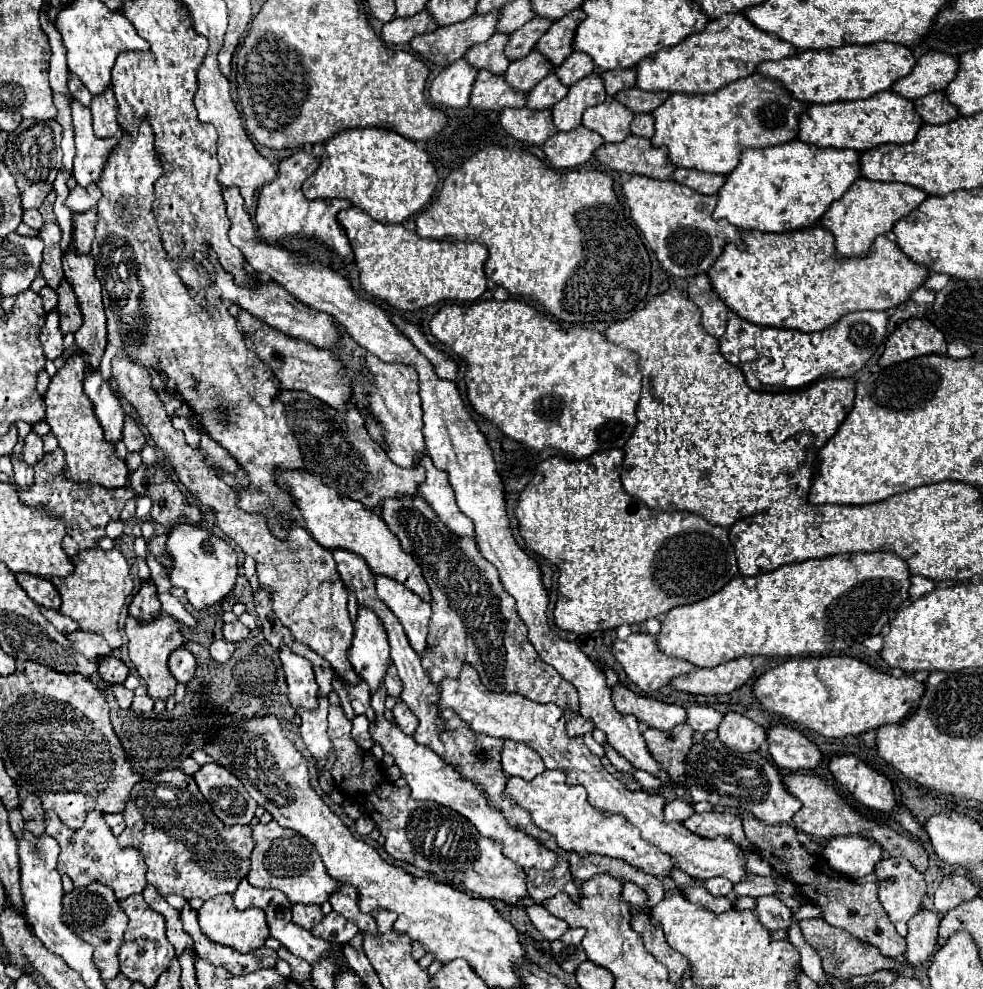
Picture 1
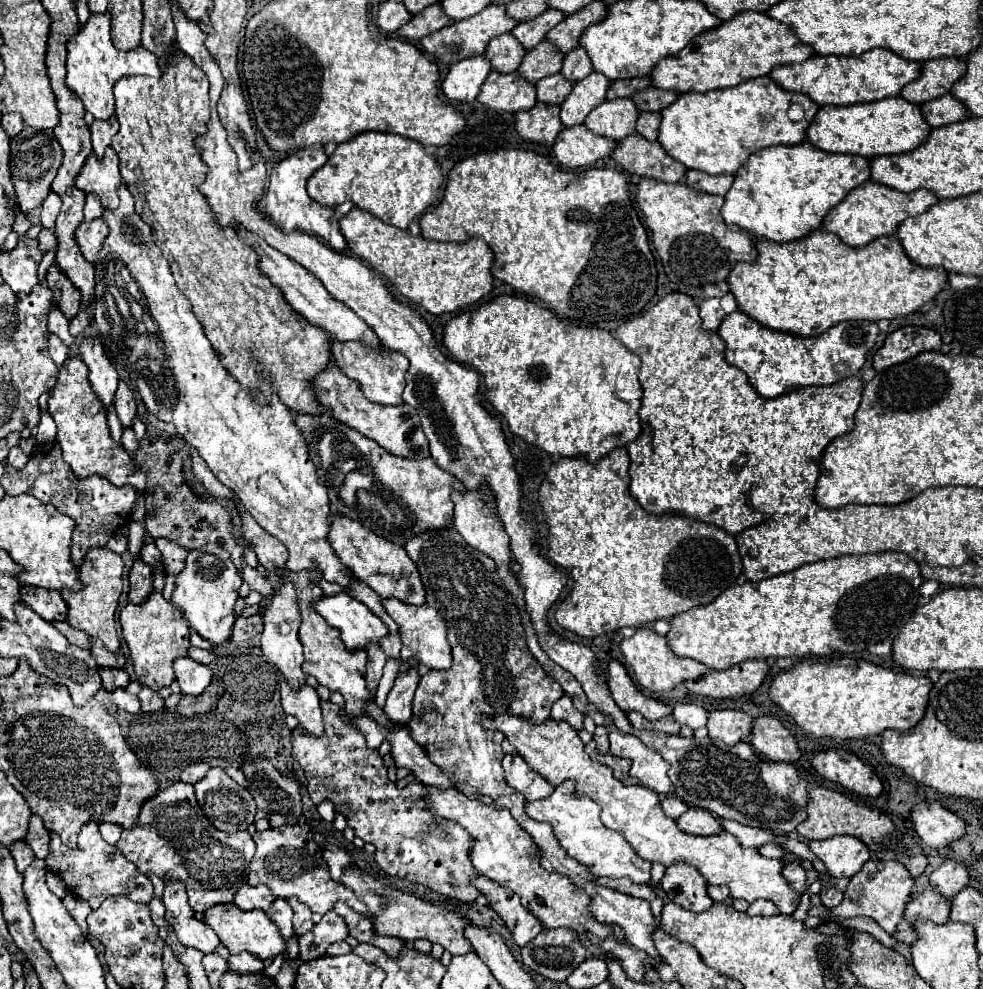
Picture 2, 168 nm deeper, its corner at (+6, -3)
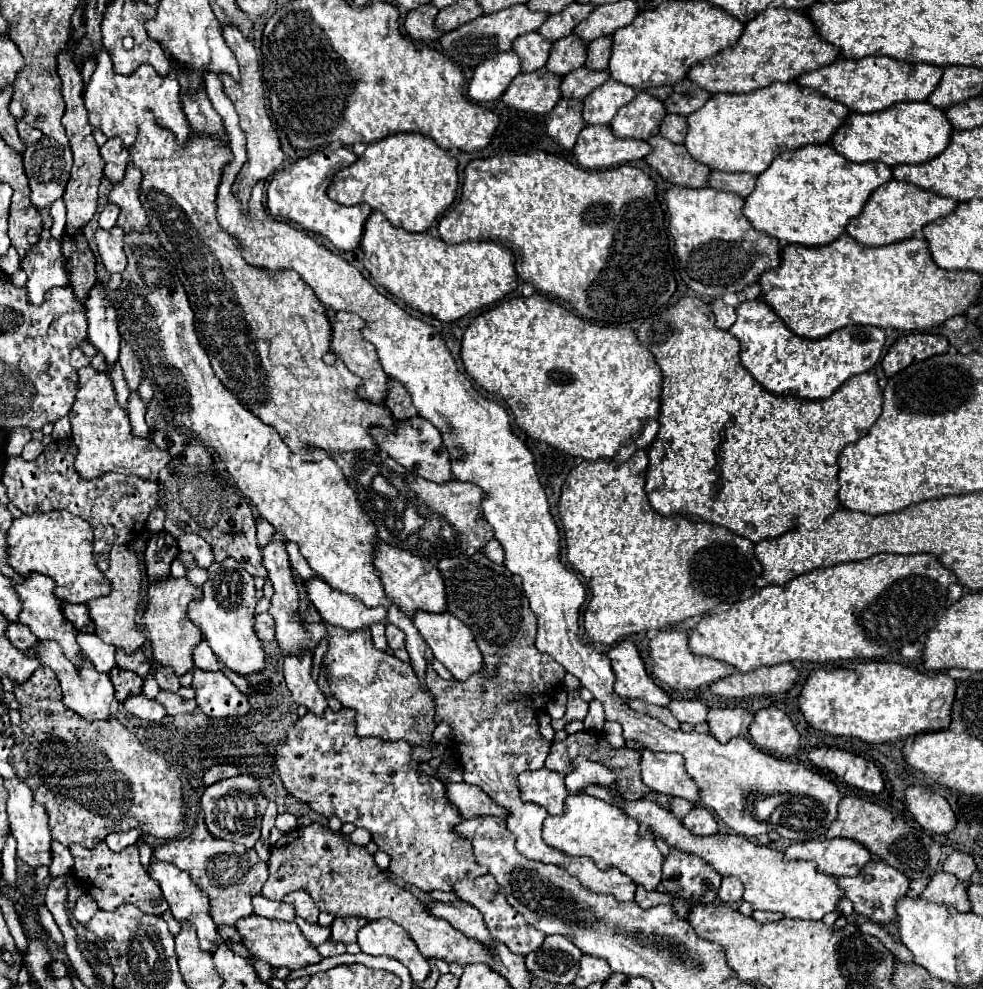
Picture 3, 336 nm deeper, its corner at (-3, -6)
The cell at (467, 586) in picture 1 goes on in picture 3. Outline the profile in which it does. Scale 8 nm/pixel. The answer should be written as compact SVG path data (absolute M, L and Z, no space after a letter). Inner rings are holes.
M484 552L466 558L442 558L436 568L444 578L448 612L470 626L484 656L484 668L472 674L466 682L444 680L432 666L428 666L426 672L426 686L434 698L436 726L446 722L452 728L452 740L460 754L464 782L478 786L498 802L498 806L508 810L504 822L516 836L516 848L522 856L562 866L586 888L600 894L612 894L618 902L634 901L636 884L620 870L600 870L590 862L590 858L570 858L544 844L542 822L548 812L534 802L520 800L518 796L516 776L524 770L542 768L548 756L550 742L546 742L538 730L540 712L548 706L550 692L558 688L566 674L552 656L544 656L534 644L536 618L530 610L520 578L514 576L512 584L510 570L506 570L504 564L494 564Z

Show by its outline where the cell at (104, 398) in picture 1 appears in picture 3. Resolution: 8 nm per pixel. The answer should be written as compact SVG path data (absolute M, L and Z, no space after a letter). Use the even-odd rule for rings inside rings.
M94 286L90 296L84 304L88 316L88 340L90 344L104 356L108 364L108 372L118 362L120 354L120 334L118 334L118 320L116 310L106 300L102 286Z

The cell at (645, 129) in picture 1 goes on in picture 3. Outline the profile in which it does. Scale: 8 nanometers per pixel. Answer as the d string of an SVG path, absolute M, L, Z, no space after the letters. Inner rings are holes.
M666 114L666 118L660 122L660 136L674 144L682 144L686 136L686 118L678 114Z

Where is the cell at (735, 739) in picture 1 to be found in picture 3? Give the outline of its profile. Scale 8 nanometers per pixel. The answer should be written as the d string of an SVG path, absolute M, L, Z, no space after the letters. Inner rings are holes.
M712 708L708 712L710 734L718 742L730 742L736 736L748 736L748 726L754 716L744 708Z

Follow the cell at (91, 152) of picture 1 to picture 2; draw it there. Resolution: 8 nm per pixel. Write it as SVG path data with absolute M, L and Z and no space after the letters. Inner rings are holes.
M109 147L103 161L99 161L95 155L91 155L81 169L81 175L77 177L77 187L85 193L95 193L105 209L117 209L119 197L117 187L121 185L121 173L119 173L119 159L117 153Z

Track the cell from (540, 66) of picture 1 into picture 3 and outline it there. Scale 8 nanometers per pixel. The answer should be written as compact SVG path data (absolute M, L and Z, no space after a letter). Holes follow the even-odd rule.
M570 34L552 44L550 58L546 62L546 70L558 76L564 76L584 66L584 60L586 60L586 44L576 34Z

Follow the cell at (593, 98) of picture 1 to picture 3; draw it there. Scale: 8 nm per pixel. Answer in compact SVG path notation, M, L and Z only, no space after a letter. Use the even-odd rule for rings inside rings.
M610 78L584 98L582 118L586 124L592 124L592 126L594 124L610 124L614 114L622 106L626 106L634 96L636 96L636 92L630 86Z

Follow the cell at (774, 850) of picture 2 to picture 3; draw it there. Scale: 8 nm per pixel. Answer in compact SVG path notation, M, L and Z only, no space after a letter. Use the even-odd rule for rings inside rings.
M834 838L834 840L808 840L790 844L784 850L784 858L790 860L812 860L816 862L818 872L832 876L854 876L866 862L872 860L872 854L854 840Z

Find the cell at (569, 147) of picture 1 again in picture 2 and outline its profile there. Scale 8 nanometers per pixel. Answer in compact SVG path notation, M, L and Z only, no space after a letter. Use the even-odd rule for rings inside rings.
M585 125L565 127L553 145L557 161L567 169L577 169L593 165L595 161L609 157L617 147L617 141L607 137L597 137Z

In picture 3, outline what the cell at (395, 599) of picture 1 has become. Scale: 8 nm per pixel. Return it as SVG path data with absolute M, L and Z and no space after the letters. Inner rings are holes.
M418 612L418 614L414 614L412 622L420 630L424 642L432 648L434 658L440 660L456 680L464 682L470 674L482 670L482 654L474 642L474 636L470 632L470 628L464 626L464 622L460 622L456 616L452 616L448 612L442 612L442 614Z

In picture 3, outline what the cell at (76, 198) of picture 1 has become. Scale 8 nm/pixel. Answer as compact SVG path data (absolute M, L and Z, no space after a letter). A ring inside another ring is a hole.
M106 204L106 208L100 212L100 218L98 218L100 228L110 230L110 228L116 224L118 214L120 214L120 208L118 208L118 206L114 206L114 204Z

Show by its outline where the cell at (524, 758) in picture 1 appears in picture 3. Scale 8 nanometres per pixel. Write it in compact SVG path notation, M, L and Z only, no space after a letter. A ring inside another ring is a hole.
M540 768L534 772L522 772L518 776L520 798L544 806L548 814L564 812L564 798L568 796L564 786L562 772L550 772L548 768Z

